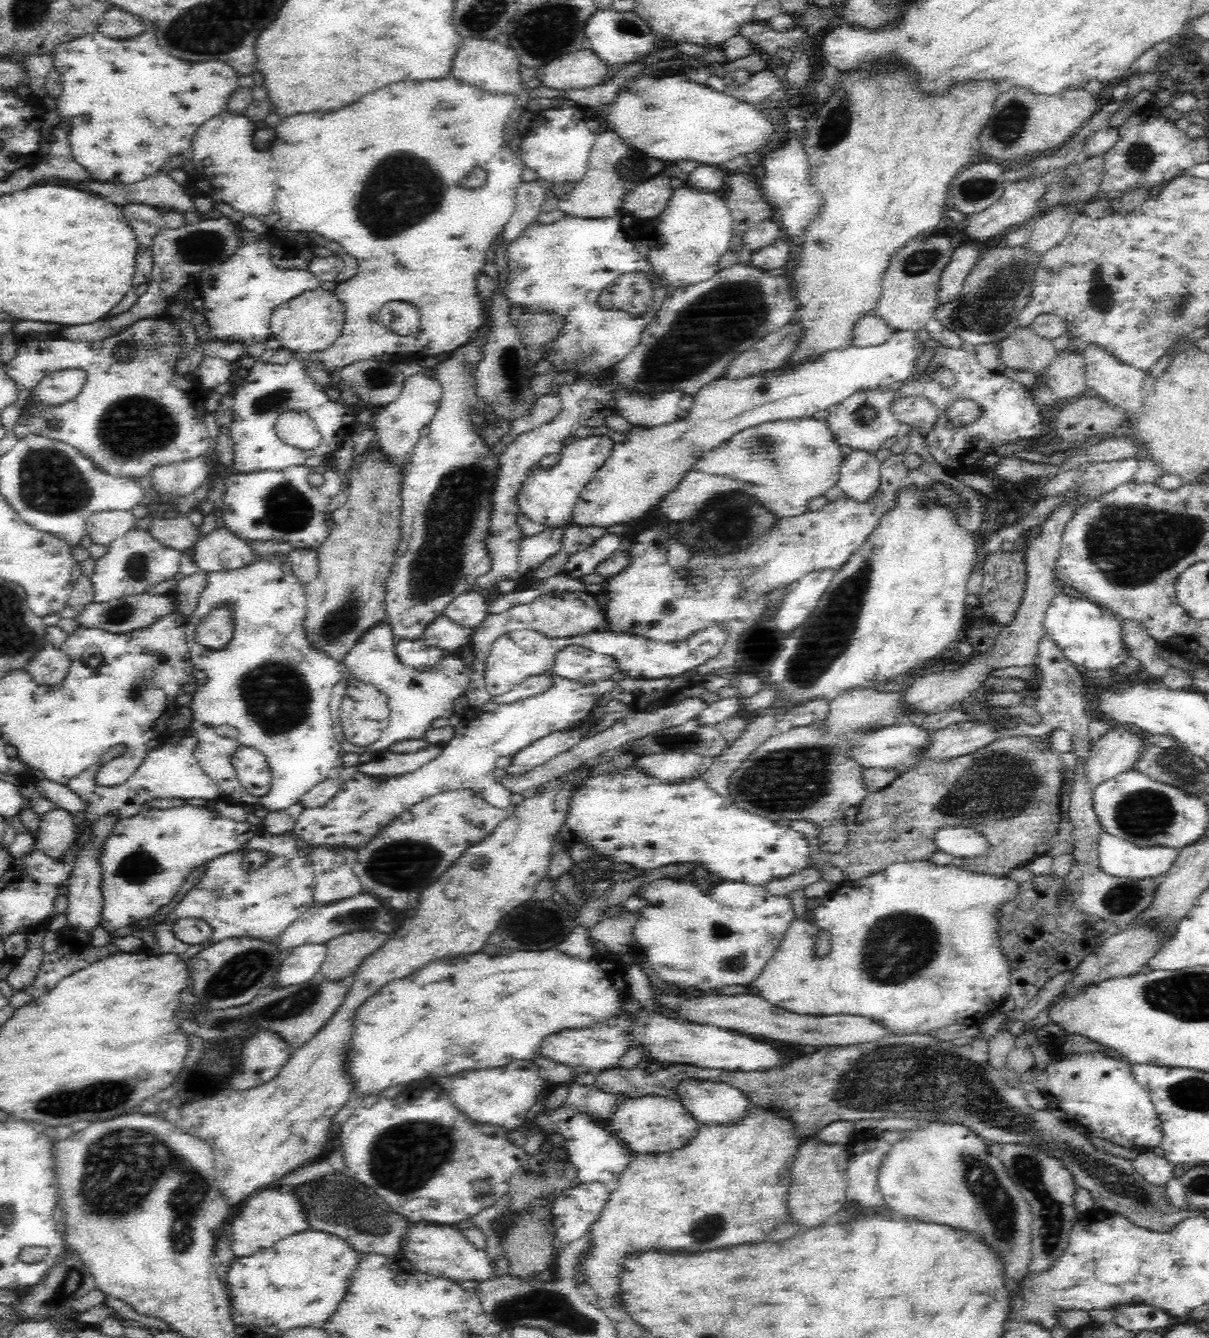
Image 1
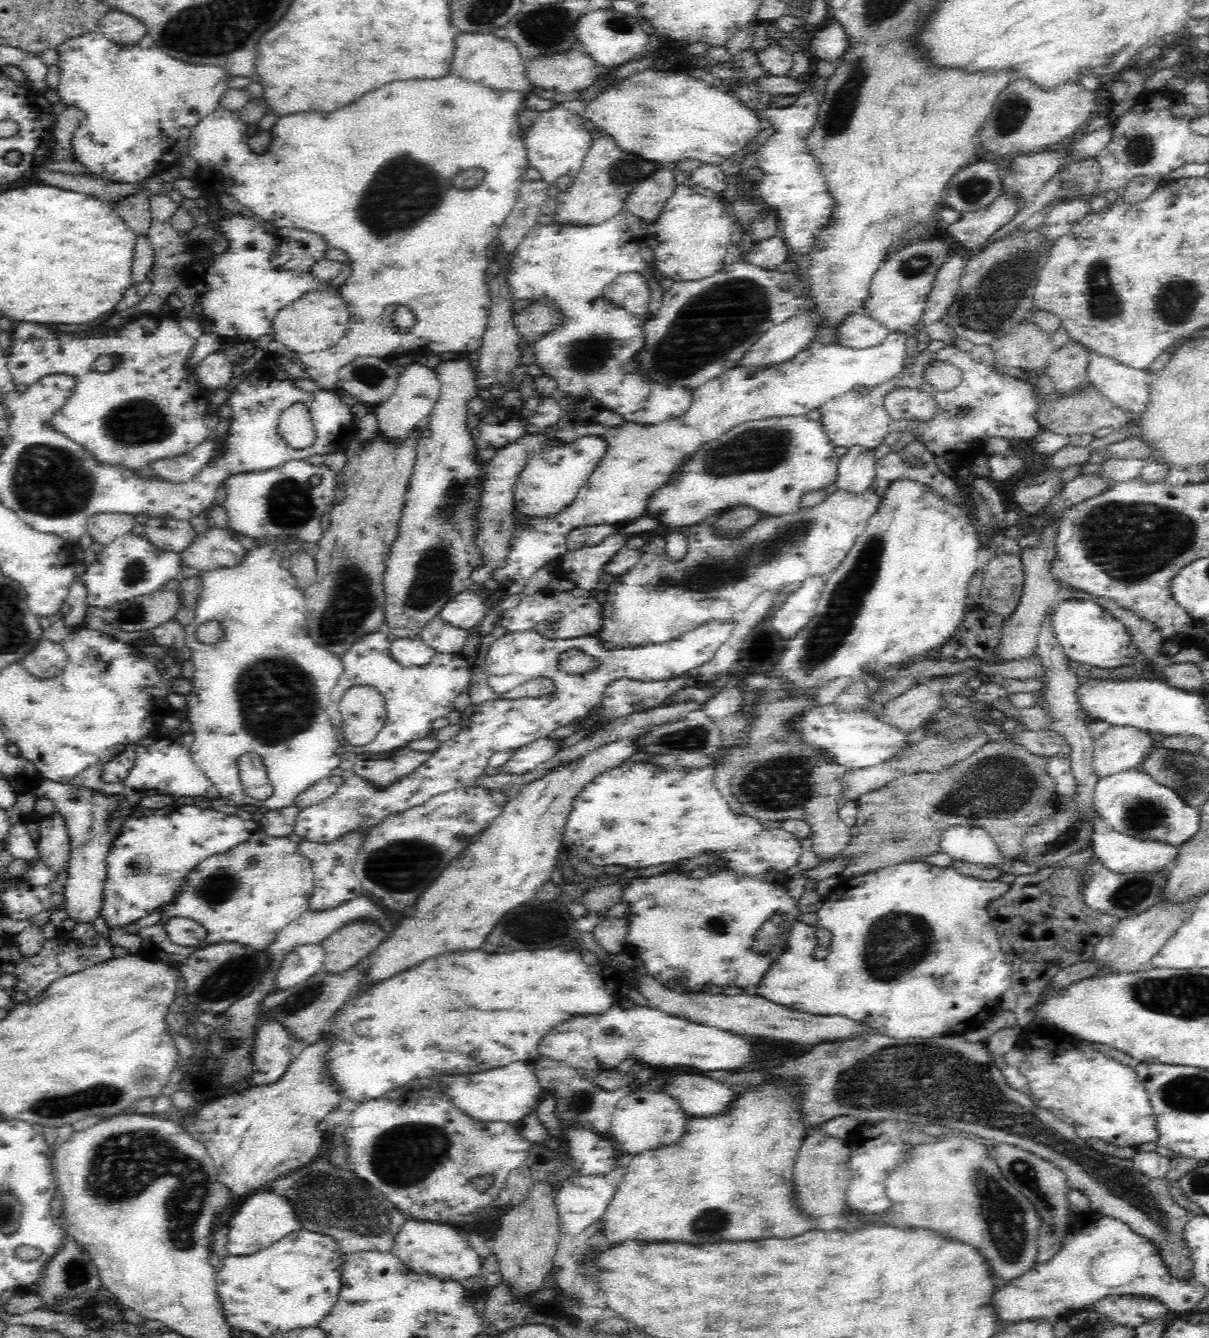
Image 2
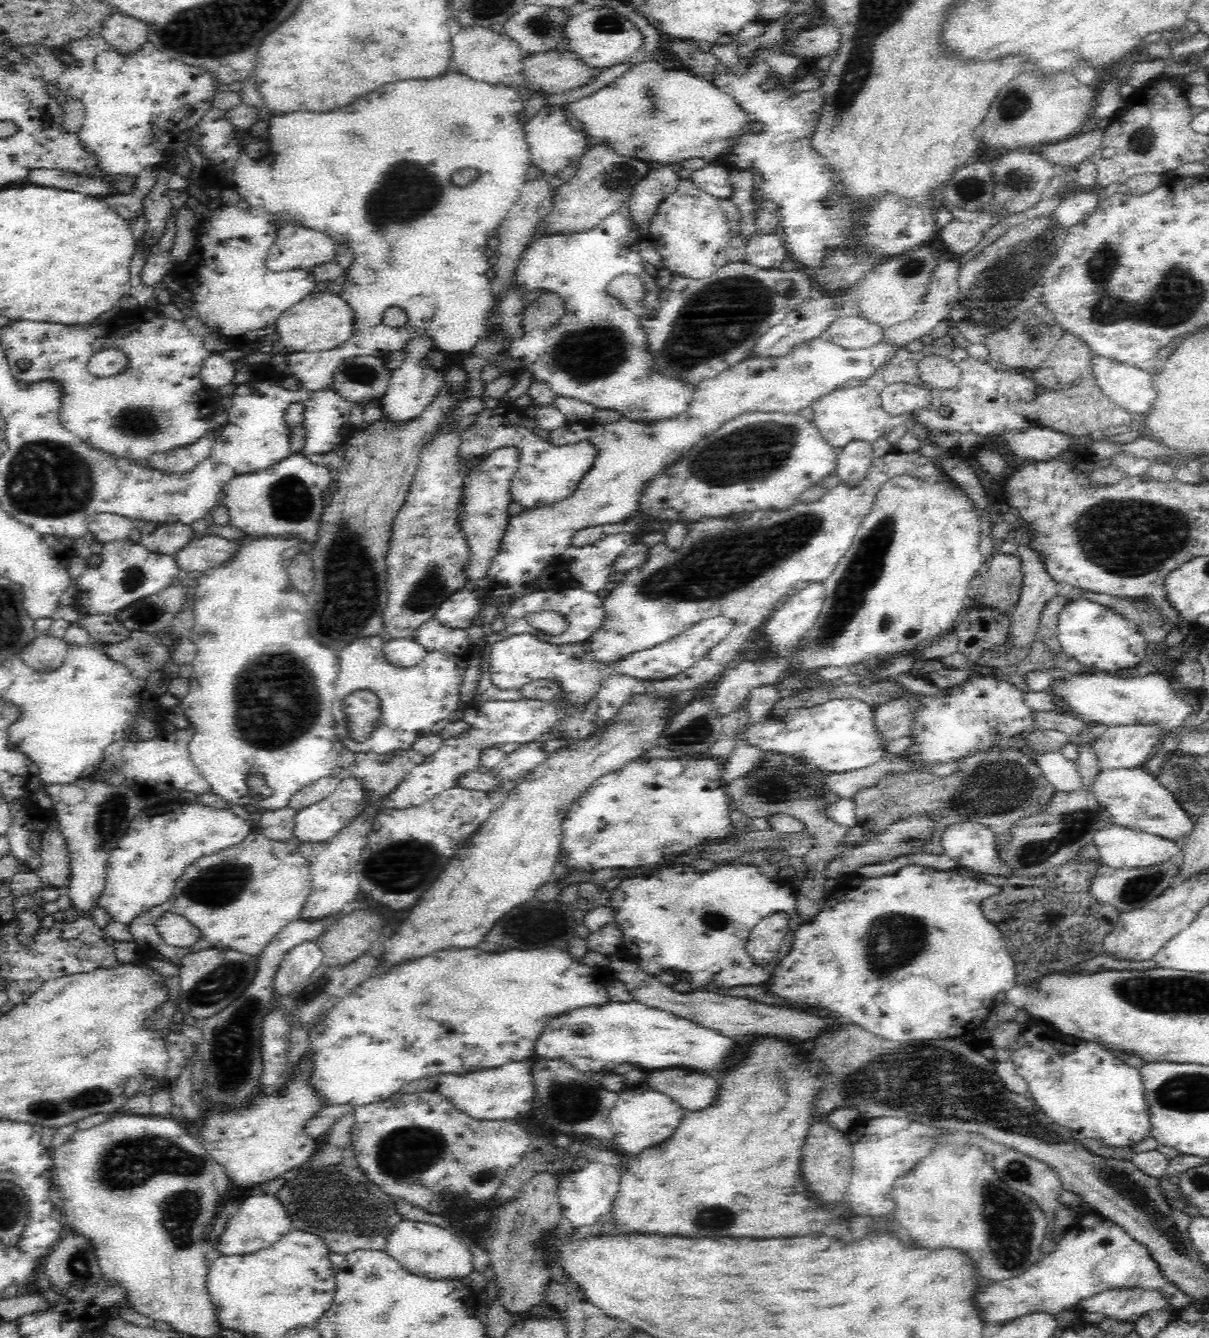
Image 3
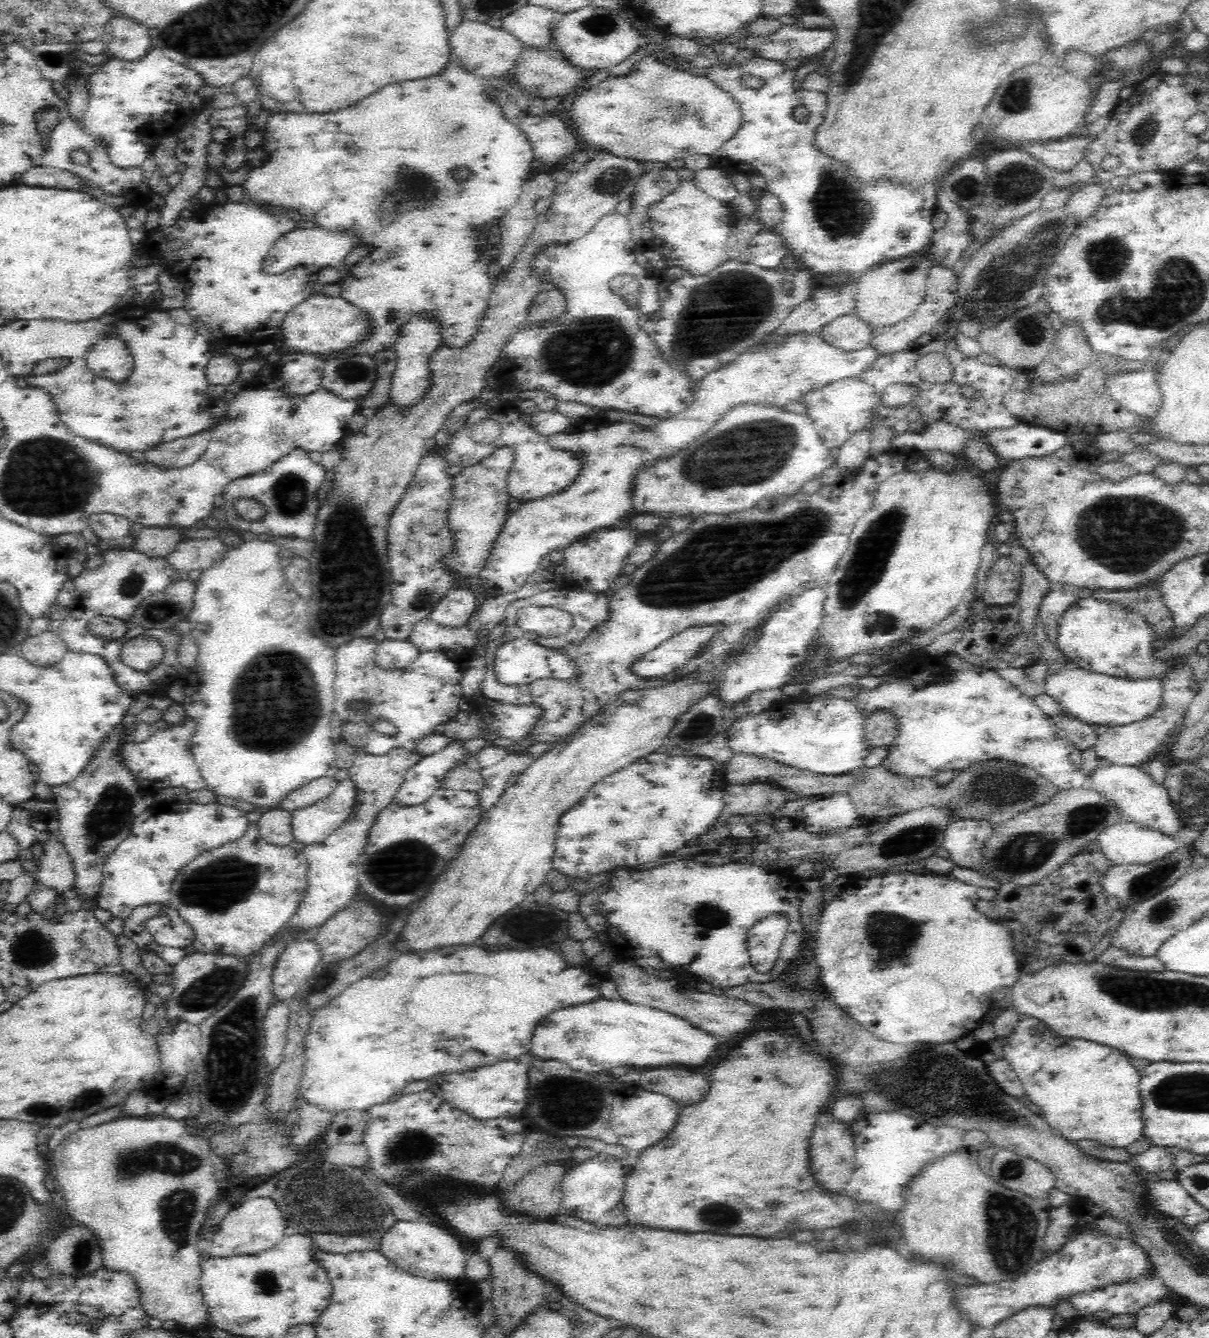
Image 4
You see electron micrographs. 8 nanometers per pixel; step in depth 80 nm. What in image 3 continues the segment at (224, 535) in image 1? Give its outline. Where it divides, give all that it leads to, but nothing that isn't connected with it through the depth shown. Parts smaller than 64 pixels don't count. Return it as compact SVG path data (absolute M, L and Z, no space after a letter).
M214 535L193 538L175 555L175 562L185 572L205 571L226 564L239 547L235 541Z

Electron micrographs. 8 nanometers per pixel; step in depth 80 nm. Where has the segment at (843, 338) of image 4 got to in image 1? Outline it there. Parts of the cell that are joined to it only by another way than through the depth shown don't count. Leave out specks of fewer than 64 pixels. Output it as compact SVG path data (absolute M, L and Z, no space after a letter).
M872 314L862 315L857 321L851 331L852 346L860 348L878 346L886 342L886 339L895 332L881 318L876 318Z

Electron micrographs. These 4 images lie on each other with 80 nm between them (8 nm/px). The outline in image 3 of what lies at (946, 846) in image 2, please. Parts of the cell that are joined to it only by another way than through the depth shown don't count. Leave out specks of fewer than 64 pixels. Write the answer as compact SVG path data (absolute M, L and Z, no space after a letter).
M976 822L949 824L941 836L946 858L956 860L955 866L974 872L1008 876L1009 868L997 858L993 830Z

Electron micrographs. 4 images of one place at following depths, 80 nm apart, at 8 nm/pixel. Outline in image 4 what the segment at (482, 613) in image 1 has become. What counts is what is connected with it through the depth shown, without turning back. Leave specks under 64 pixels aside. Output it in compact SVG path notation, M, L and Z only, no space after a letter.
M472 589L450 590L430 611L429 618L442 626L462 626L477 610L476 597Z

